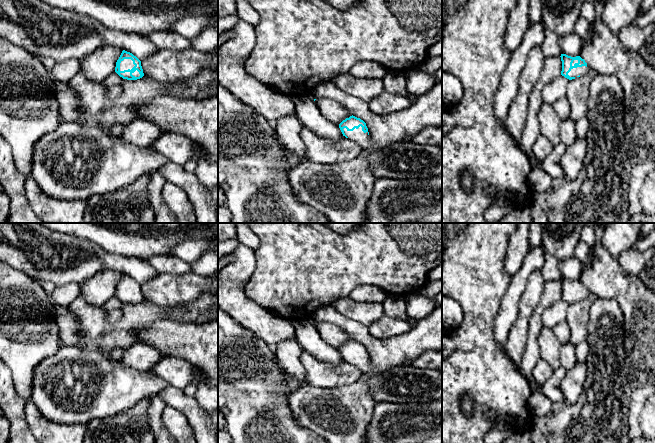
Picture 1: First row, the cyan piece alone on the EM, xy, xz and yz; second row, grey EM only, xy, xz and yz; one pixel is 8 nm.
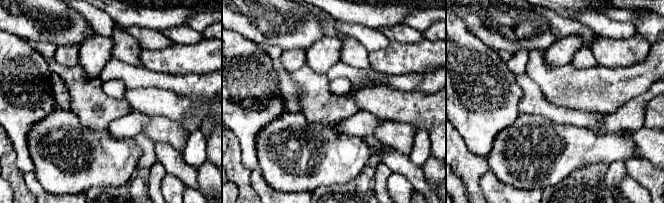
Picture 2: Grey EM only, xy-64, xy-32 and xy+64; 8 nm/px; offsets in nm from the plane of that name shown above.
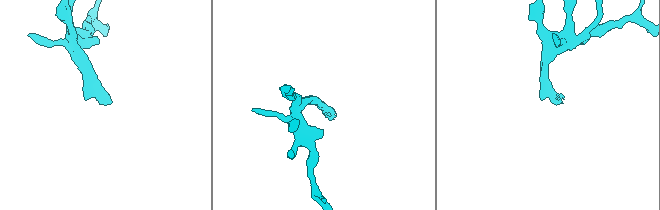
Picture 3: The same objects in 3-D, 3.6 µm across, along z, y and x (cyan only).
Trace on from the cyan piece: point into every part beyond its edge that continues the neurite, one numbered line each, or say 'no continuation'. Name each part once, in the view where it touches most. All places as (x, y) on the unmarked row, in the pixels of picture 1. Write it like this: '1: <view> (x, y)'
1: yz (574, 296)

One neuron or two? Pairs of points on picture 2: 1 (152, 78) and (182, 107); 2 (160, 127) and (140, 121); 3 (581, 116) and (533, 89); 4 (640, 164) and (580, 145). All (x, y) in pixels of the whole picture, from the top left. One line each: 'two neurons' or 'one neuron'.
1: two neurons
2: two neurons
3: one neuron
4: two neurons

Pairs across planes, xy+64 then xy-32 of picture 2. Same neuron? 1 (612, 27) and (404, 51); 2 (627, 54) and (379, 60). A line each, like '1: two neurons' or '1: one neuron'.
1: two neurons
2: one neuron

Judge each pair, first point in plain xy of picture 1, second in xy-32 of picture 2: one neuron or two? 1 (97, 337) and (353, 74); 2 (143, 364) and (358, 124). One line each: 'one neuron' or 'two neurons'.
1: two neurons
2: one neuron

